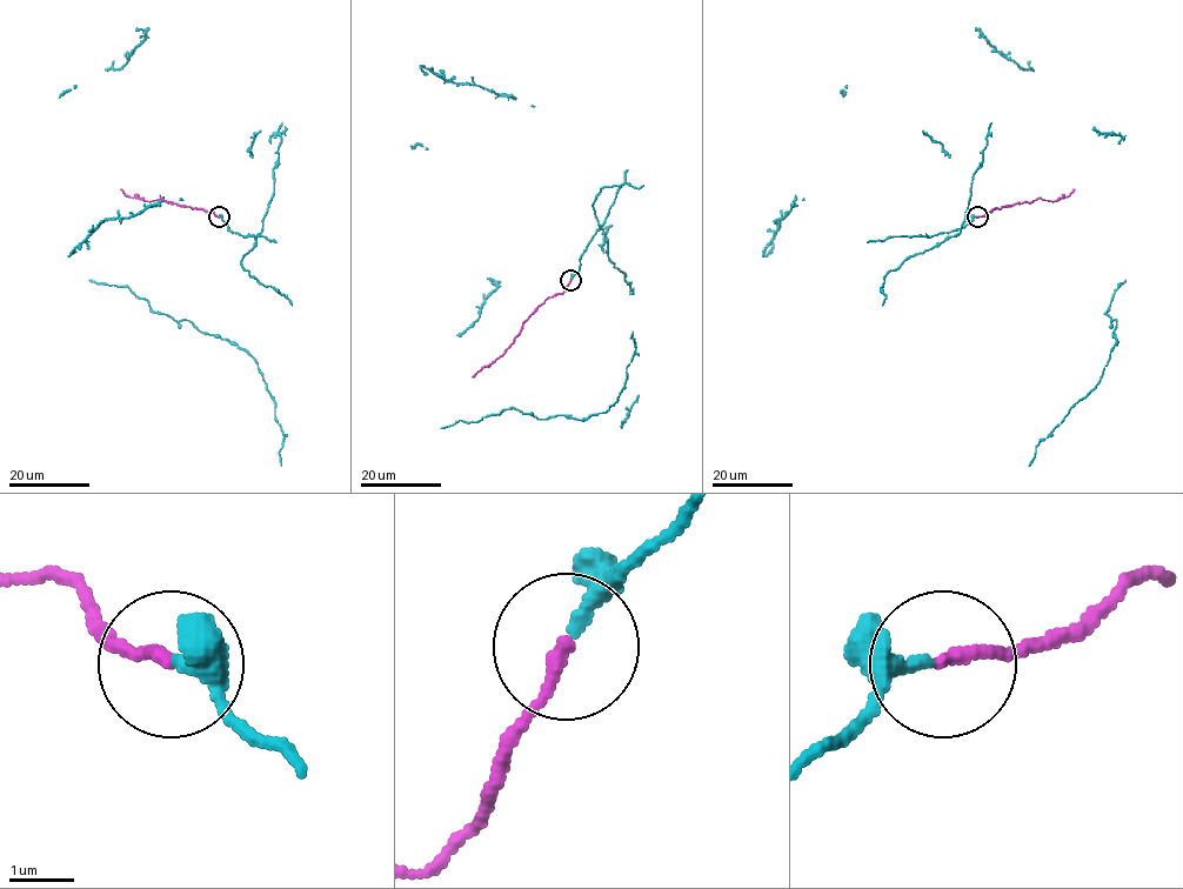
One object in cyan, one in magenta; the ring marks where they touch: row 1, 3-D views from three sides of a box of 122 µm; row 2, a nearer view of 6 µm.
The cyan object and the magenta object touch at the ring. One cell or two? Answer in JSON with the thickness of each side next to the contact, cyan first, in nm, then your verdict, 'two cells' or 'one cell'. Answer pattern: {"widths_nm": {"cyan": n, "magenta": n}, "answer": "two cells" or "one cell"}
{"widths_nm": {"cyan": 190, "magenta": 200}, "answer": "one cell"}

